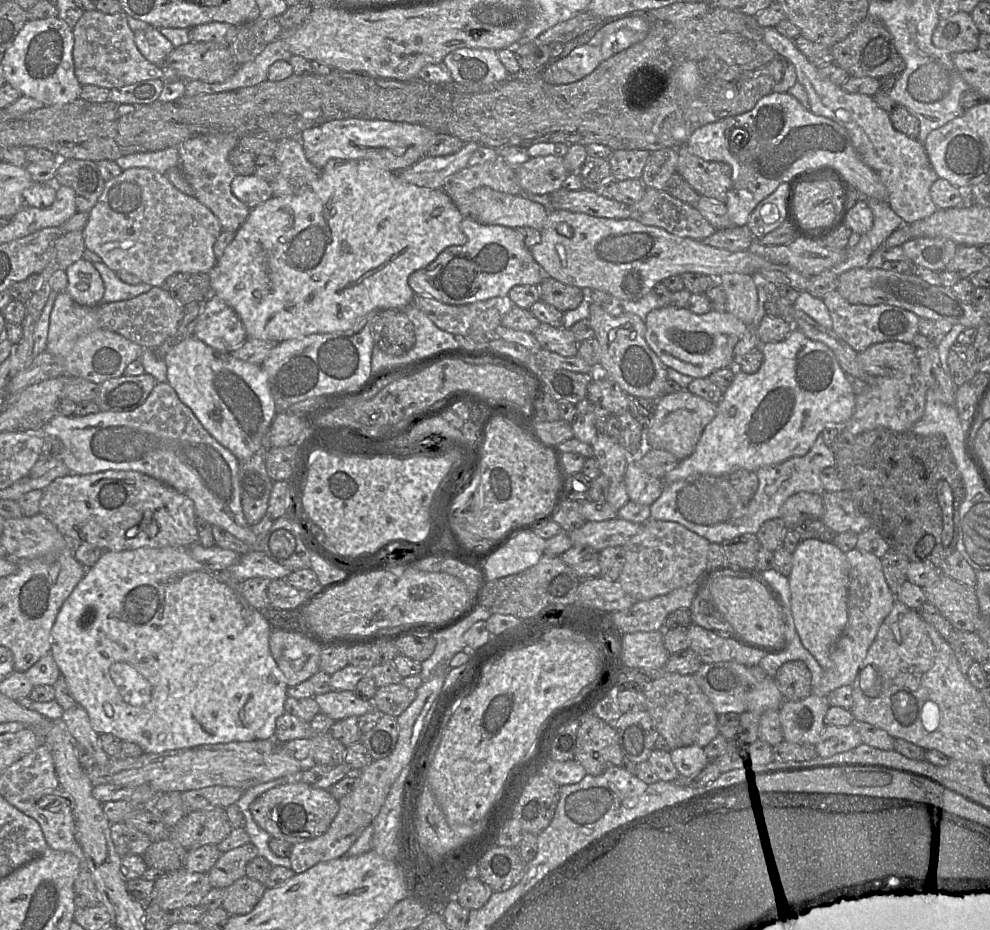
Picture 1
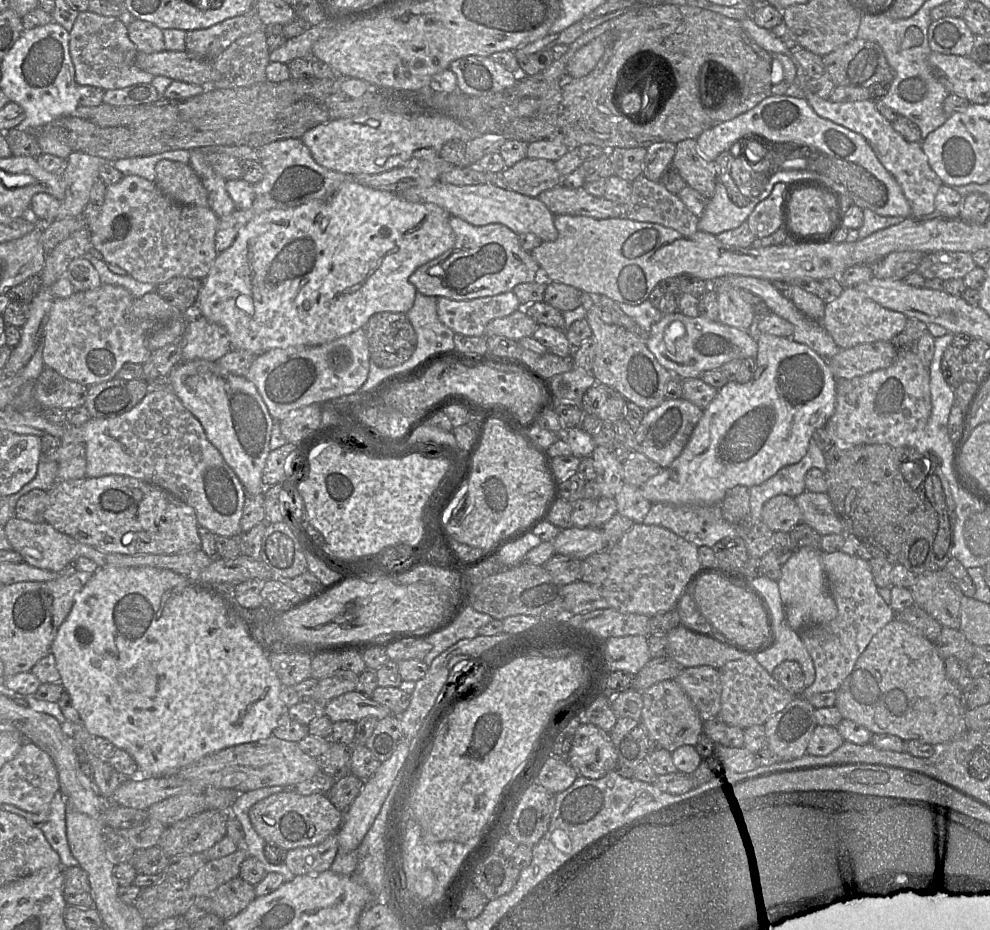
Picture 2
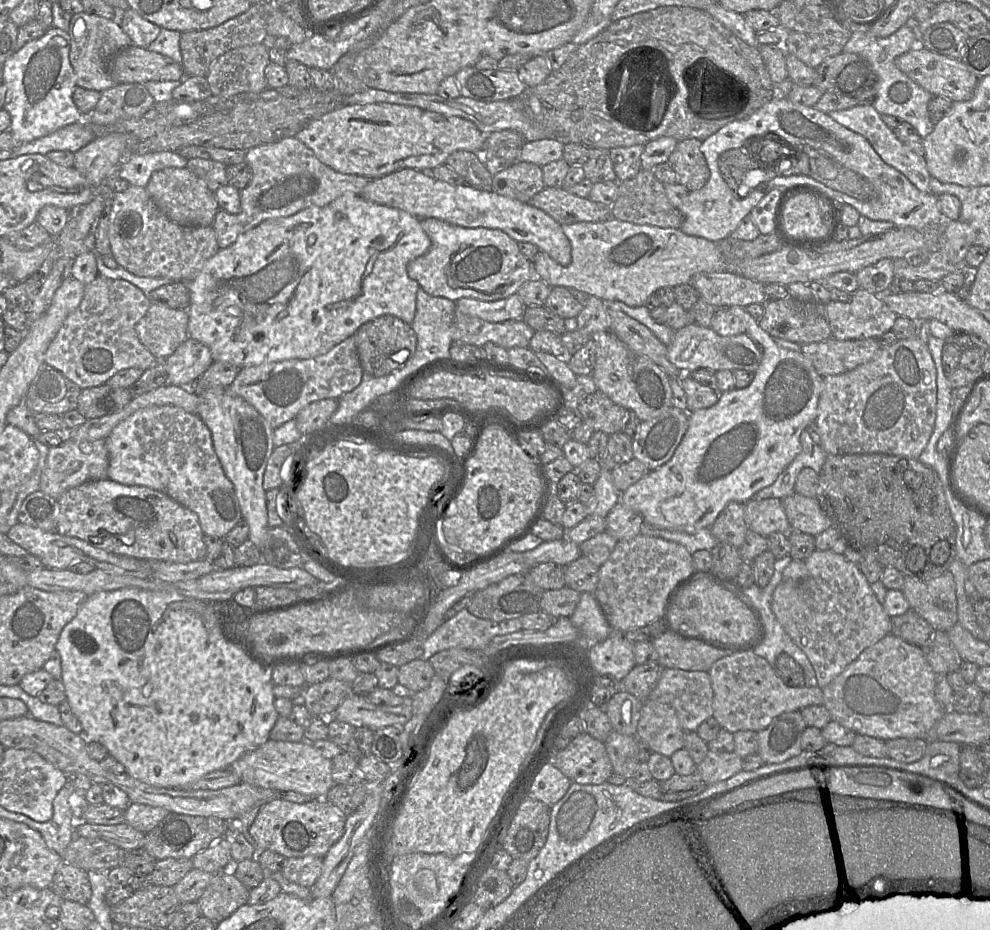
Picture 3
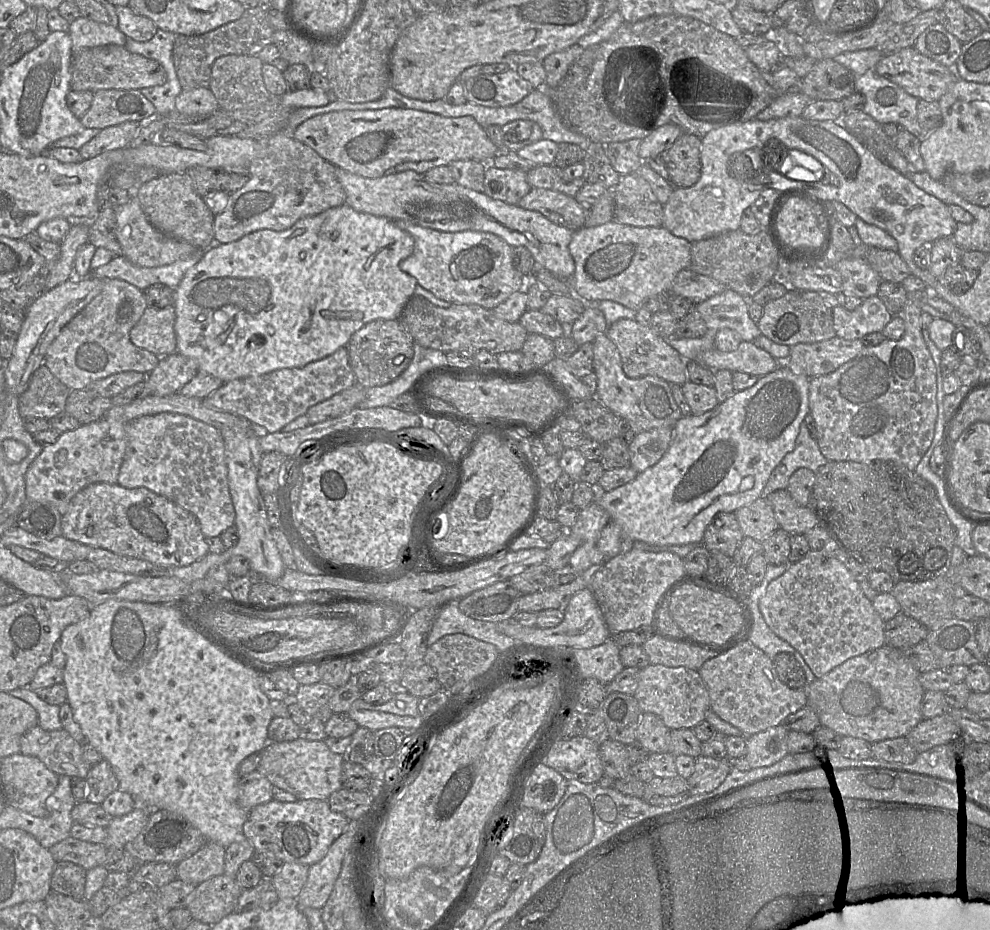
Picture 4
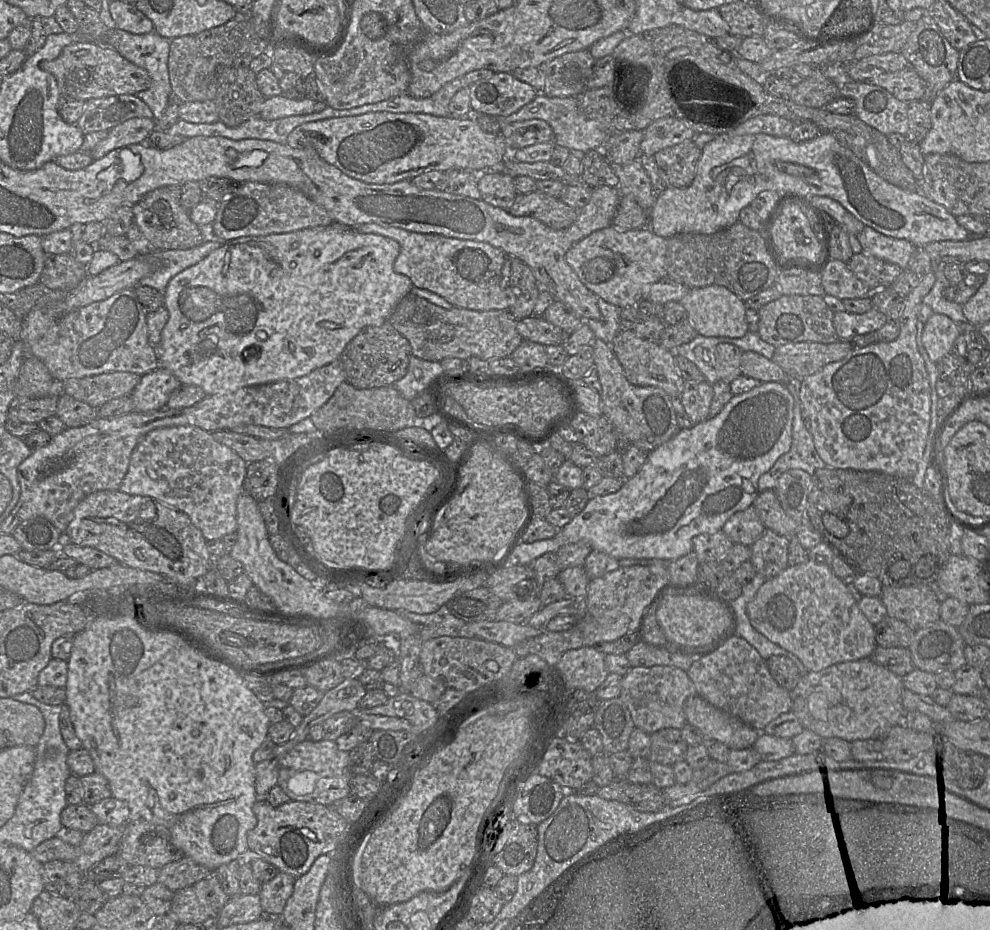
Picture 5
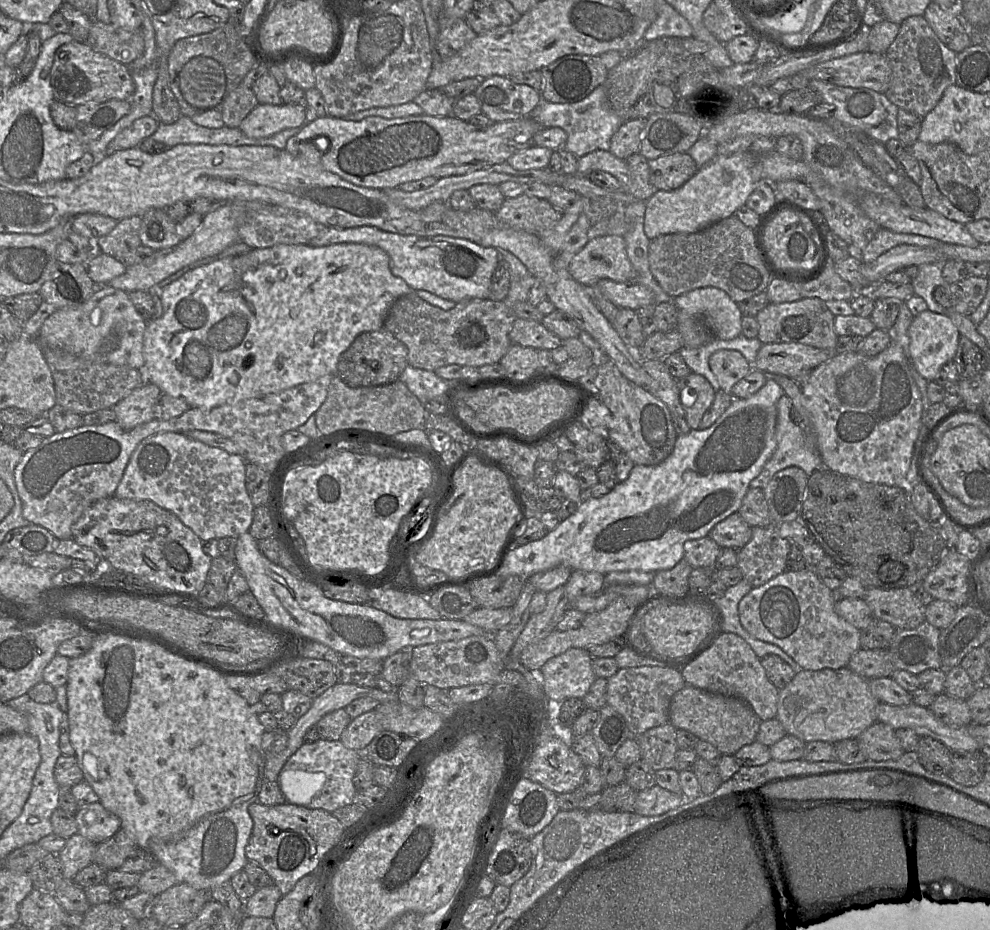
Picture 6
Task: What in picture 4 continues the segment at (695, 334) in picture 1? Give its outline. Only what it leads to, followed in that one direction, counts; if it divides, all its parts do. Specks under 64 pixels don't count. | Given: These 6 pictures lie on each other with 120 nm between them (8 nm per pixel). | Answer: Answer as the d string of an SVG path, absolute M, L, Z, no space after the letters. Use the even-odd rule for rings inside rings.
M742 341L732 352L722 352L716 348L699 355L699 364L711 370L730 370L757 377L776 370L779 363L771 354L751 341Z

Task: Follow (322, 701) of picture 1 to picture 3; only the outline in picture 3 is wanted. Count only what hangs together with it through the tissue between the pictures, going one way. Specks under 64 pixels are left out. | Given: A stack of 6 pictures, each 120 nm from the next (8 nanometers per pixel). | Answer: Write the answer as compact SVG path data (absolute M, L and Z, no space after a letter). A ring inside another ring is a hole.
M349 693L335 710L333 717L355 728L378 730L389 725L404 725L412 716L409 702L398 706L377 706L366 697Z

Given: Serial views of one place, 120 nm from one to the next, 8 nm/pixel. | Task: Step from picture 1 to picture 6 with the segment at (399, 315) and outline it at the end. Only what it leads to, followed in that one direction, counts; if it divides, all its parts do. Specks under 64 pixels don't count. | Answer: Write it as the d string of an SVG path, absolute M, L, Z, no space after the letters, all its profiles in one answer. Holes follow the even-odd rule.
M385 328L359 334L338 360L337 376L349 387L372 387L390 384L400 379L408 365L408 349Z

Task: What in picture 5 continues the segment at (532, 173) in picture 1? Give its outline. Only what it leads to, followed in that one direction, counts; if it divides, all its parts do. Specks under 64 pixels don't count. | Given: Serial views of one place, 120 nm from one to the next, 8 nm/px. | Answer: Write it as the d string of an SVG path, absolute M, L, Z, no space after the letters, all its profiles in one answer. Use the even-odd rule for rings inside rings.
M492 170L480 173L478 188L481 199L493 206L508 210L518 194L514 178L507 173Z

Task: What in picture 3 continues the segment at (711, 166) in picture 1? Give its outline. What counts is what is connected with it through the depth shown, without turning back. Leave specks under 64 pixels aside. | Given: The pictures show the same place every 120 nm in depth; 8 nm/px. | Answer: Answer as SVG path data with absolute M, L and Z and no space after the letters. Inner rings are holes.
M695 138L678 141L667 161L677 174L678 183L689 192L701 189L710 177L710 170L700 151L701 142Z

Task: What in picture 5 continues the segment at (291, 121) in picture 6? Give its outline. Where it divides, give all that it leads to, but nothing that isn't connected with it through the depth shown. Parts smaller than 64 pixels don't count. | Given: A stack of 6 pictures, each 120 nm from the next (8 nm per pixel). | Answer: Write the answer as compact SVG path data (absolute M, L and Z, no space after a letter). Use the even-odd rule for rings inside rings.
M284 95L266 98L259 114L265 120L275 120L288 116L307 115L323 111L328 105L309 97L291 99Z

